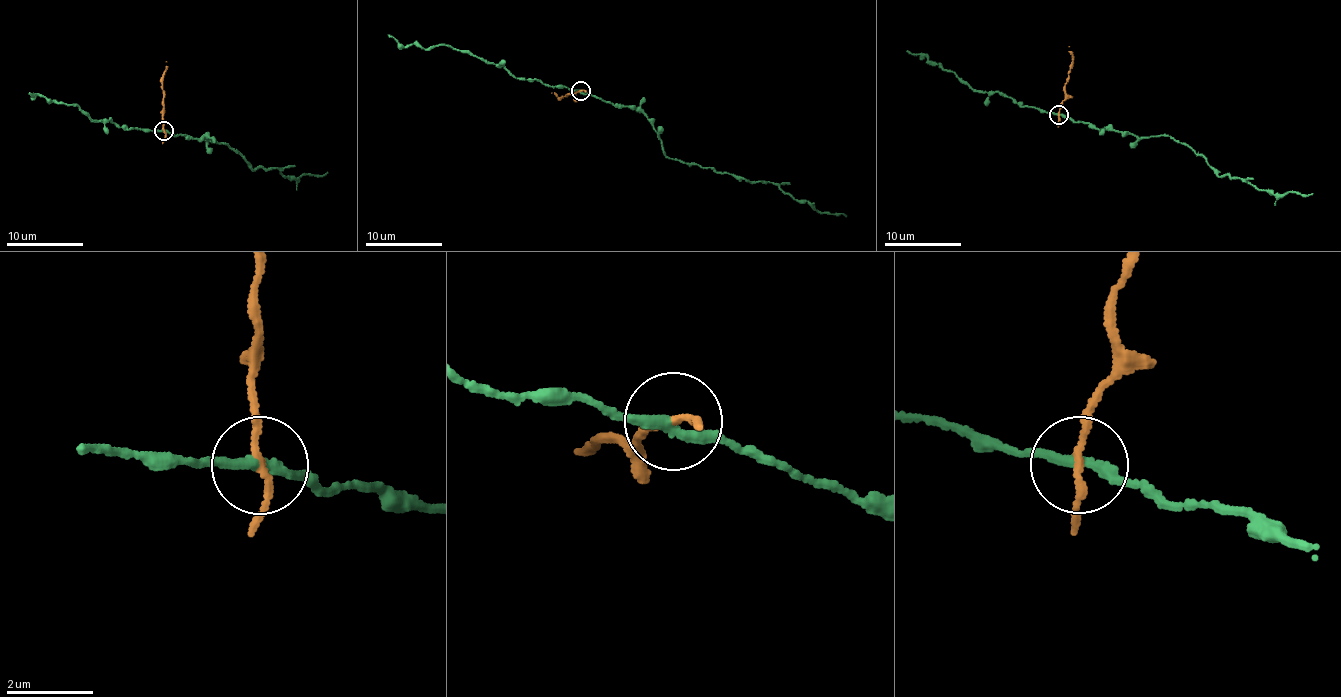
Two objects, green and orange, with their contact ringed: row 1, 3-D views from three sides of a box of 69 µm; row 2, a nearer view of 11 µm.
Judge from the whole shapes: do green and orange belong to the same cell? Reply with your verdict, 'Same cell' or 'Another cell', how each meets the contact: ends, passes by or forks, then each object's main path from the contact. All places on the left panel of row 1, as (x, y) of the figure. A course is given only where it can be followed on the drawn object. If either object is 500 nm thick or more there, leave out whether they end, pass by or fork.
Another cell. At the ring green passes by. At the ring orange passes by. Course of green: (163, 131), (230, 145), (252, 169), (276, 168), (285, 177), (298, 179), (300, 175), (327, 172). Course of orange: (164, 130), (162, 86), (165, 61)

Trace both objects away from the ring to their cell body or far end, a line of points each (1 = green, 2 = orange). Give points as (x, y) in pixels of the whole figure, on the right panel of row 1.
1: (1058, 114), (1138, 137), (1166, 135), (1191, 147), (1221, 176), (1282, 195), (1287, 191), (1312, 194)
2: (1058, 114), (1070, 70), (1072, 55), (1068, 46)

